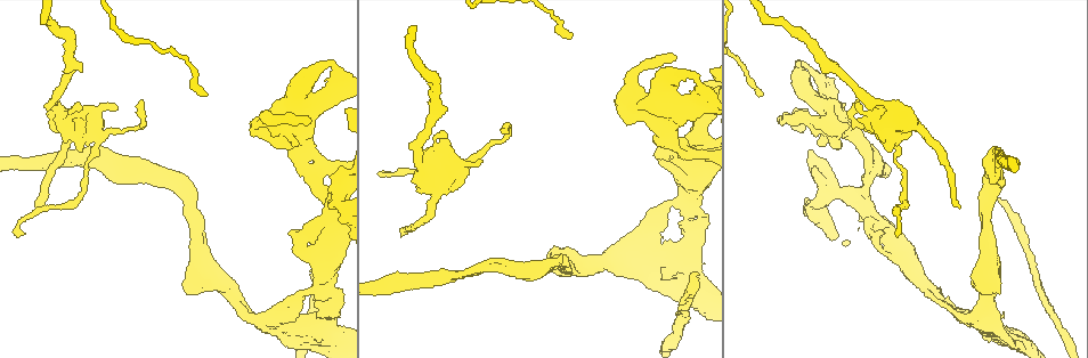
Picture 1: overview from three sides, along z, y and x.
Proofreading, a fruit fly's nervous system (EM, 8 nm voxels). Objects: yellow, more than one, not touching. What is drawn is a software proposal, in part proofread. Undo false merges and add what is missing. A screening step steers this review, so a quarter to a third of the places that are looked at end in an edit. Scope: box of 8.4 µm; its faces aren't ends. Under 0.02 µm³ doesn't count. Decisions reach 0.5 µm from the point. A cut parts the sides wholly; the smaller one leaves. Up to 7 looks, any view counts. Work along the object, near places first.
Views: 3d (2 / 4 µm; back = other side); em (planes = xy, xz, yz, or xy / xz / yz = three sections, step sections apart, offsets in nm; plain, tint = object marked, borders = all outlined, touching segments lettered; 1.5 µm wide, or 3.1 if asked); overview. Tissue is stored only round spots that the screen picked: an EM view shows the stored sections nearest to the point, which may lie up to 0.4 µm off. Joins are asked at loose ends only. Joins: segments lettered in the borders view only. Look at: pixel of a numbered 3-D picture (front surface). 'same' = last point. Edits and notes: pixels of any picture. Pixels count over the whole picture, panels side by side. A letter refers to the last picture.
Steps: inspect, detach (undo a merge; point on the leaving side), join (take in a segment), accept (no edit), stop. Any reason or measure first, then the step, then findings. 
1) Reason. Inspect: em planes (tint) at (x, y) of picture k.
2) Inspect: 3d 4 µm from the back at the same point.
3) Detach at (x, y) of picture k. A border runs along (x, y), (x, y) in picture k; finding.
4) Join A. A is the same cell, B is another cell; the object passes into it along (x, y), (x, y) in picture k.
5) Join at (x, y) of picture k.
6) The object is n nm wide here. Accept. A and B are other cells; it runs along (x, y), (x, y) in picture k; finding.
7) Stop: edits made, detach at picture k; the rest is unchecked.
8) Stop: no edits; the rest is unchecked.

Long arm stops here. Inspect: em xz step 8 (plain) at (1000, 200) of picture 1.

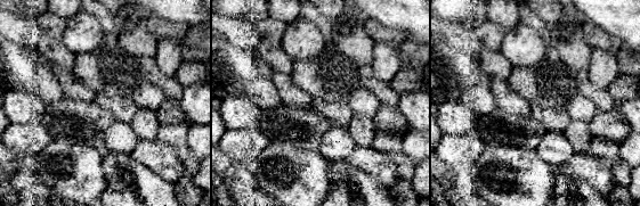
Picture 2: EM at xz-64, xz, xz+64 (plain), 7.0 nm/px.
What lies round it. Inspect: em xz step 8 (borders) at the same point.

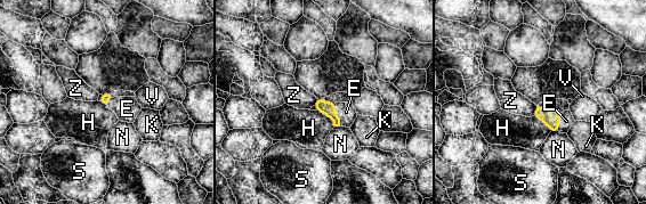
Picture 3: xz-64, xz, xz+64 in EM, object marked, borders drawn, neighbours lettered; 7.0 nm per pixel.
Join at (346, 112) of picture 3. E is the same cell, H, K, N, S, V and Z are other cells; the object passes into it along (326, 107), (336, 114), (346, 112) in picture 3; the neuron continues.

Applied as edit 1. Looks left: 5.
Sharp bend. Inspect: em planes (tint) at (877, 166) of picture 1.

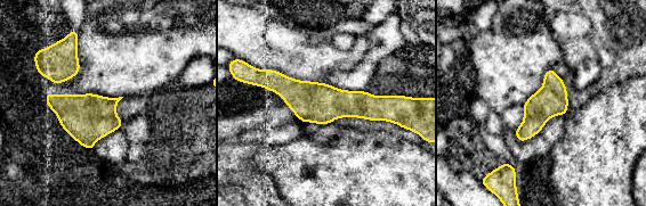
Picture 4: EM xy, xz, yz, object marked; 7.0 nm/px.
Inspect: em planes (borders) at the same point.

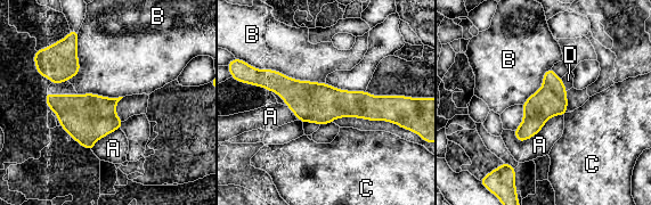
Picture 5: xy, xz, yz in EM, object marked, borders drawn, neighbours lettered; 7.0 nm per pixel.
Accept. A, B, C and D are other cells; a border runs along (255, 67), (325, 83) in picture 5; continuous, no second neuron.

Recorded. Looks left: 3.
End of a long branch. Inspect: 3d 2 µm at (401, 235) of picture 1.

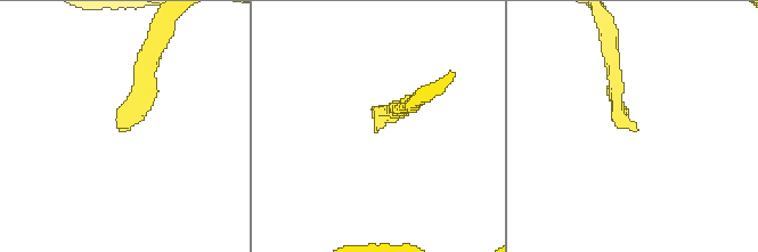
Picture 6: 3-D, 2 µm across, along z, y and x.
Inspect: em xy step 4 (tint) at (632, 129) of picture 6.

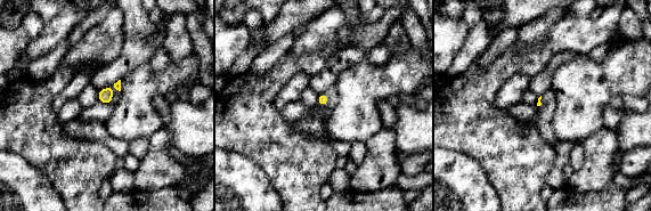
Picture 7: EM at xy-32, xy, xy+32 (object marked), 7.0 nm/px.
Inspect: em planes (borders) at the same point.

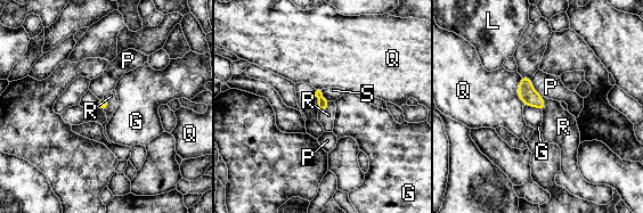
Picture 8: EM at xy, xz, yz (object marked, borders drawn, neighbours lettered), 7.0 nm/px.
The object is 80 nm wide here. Join at (559, 127) of picture 8. R is the same cell, G, L, P, Q and S are other cells; the object passes into it along (526, 91), (545, 103), (559, 127) in picture 8; it goes on there.

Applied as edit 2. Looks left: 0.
Stop: edits made, join at picture 3, join at picture 8; the rest is unchecked.

